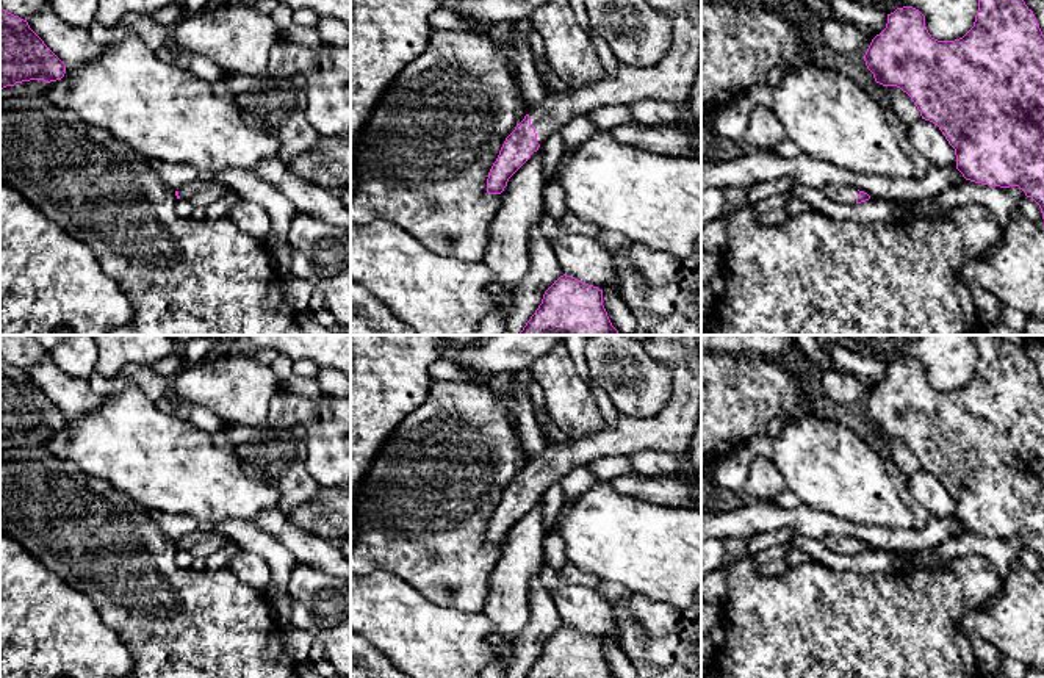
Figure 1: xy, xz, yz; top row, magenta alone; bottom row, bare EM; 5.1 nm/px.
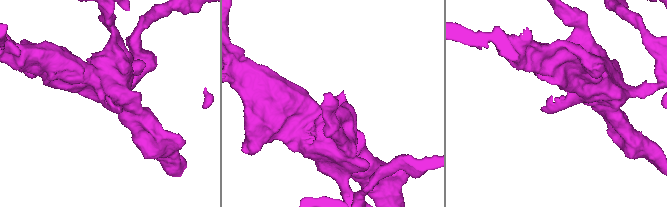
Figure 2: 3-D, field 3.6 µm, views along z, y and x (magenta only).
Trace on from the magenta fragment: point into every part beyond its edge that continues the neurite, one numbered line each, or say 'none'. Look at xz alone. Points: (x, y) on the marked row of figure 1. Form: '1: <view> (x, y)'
1: xz (670, 80)

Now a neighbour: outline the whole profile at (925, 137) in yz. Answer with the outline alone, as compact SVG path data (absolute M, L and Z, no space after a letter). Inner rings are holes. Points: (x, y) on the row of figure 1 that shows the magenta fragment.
M920 119L906 127L908 139L930 164L938 168L956 168L955 149L949 144L938 125Z

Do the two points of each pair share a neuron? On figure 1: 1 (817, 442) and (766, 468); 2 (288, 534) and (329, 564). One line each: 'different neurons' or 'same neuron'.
1: different neurons
2: same neuron

